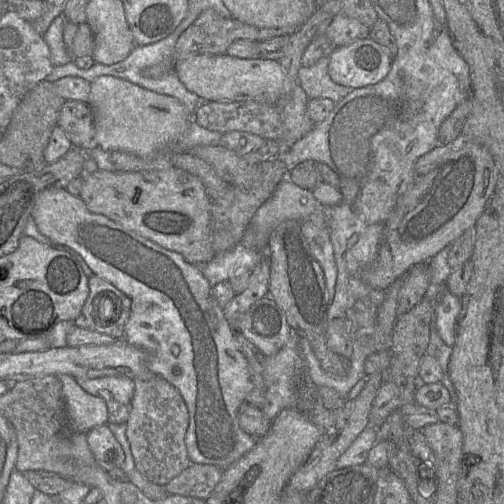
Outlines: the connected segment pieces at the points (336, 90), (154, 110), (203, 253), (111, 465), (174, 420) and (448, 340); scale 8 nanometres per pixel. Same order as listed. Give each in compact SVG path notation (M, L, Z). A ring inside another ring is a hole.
M324 56L313 66L300 67L298 83L309 99L328 98L337 103L352 90L350 87L332 81L328 74L329 63L329 56Z
M103 75L91 82L88 103L93 112L97 144L106 152L124 151L140 158L151 158L186 133L193 115L176 98L158 94L118 77Z
M170 167L151 171L107 171L97 169L91 174L83 174L83 184L79 197L89 211L101 214L123 227L181 254L189 263L202 265L216 255L211 233L211 200L201 180L186 170Z
M107 424L92 428L87 432L86 437L90 451L103 469L123 470L125 453Z
M160 376L136 379L134 383L126 435L135 467L149 481L164 486L191 463L185 444L189 425L187 405L178 390Z
M445 292L441 300L436 303L433 326L443 342L453 347L455 343L455 327L461 311L461 298Z

